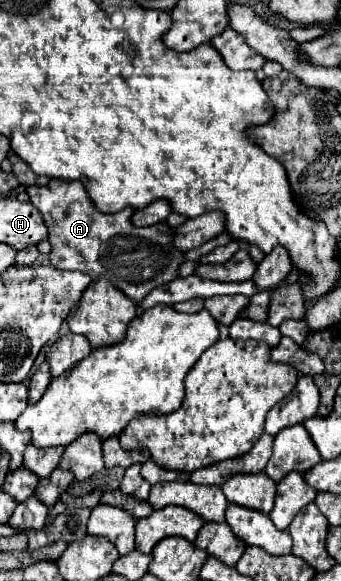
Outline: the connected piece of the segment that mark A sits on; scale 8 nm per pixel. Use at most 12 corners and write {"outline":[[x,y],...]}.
{"outline":[[81,181],[27,187],[51,265],[139,303],[177,279],[165,223],[101,213]]}

